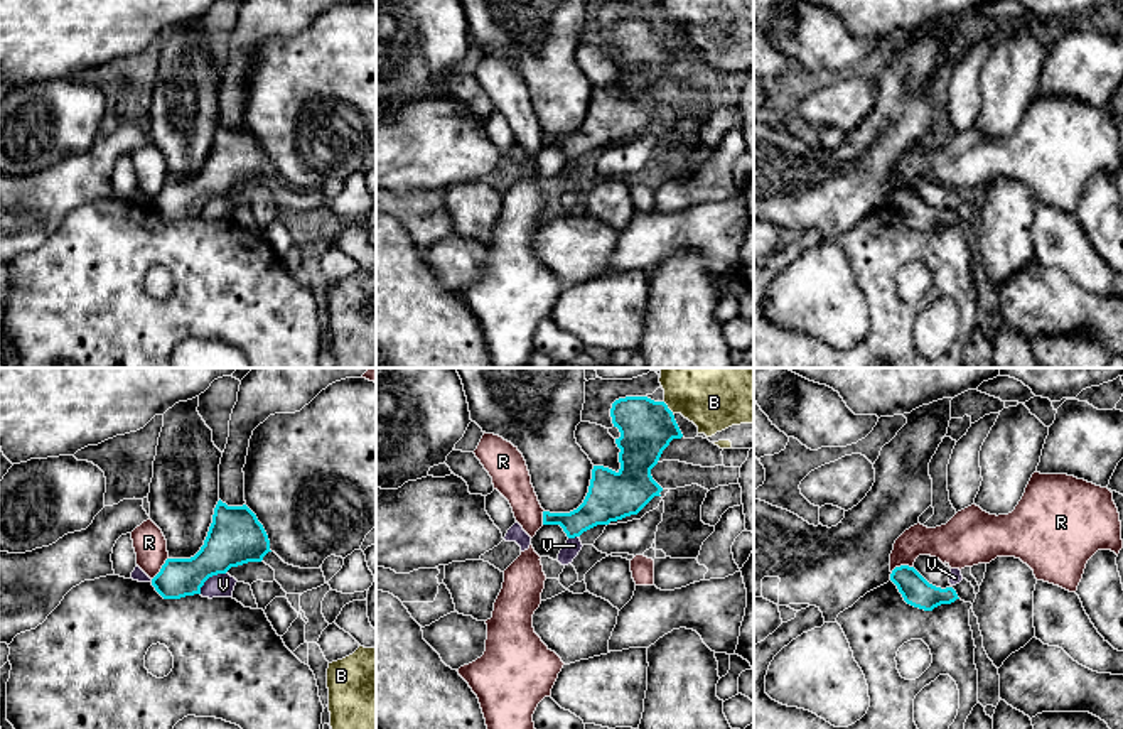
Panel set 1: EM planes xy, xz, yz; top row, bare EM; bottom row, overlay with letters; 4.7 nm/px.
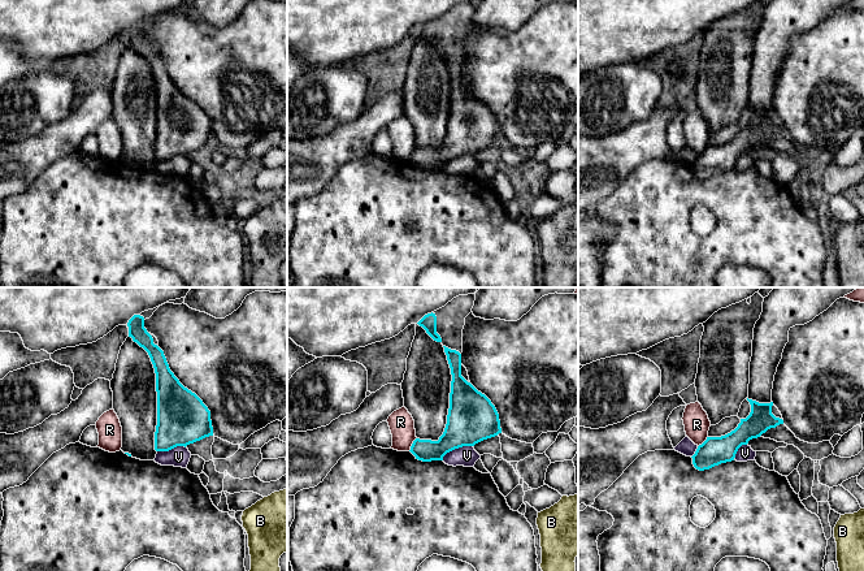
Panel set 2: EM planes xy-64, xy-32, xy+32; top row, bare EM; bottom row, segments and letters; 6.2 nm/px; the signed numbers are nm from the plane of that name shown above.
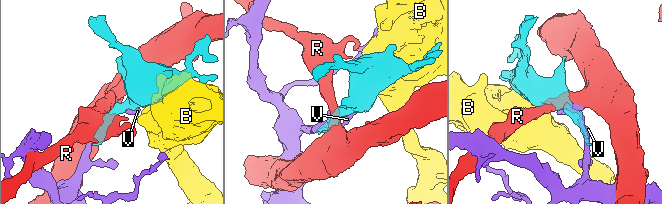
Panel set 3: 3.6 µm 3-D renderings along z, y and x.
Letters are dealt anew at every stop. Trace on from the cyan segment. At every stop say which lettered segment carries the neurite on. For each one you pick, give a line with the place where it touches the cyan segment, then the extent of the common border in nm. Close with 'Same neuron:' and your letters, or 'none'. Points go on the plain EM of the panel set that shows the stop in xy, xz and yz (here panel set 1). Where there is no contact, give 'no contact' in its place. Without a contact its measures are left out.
Same neuron: none

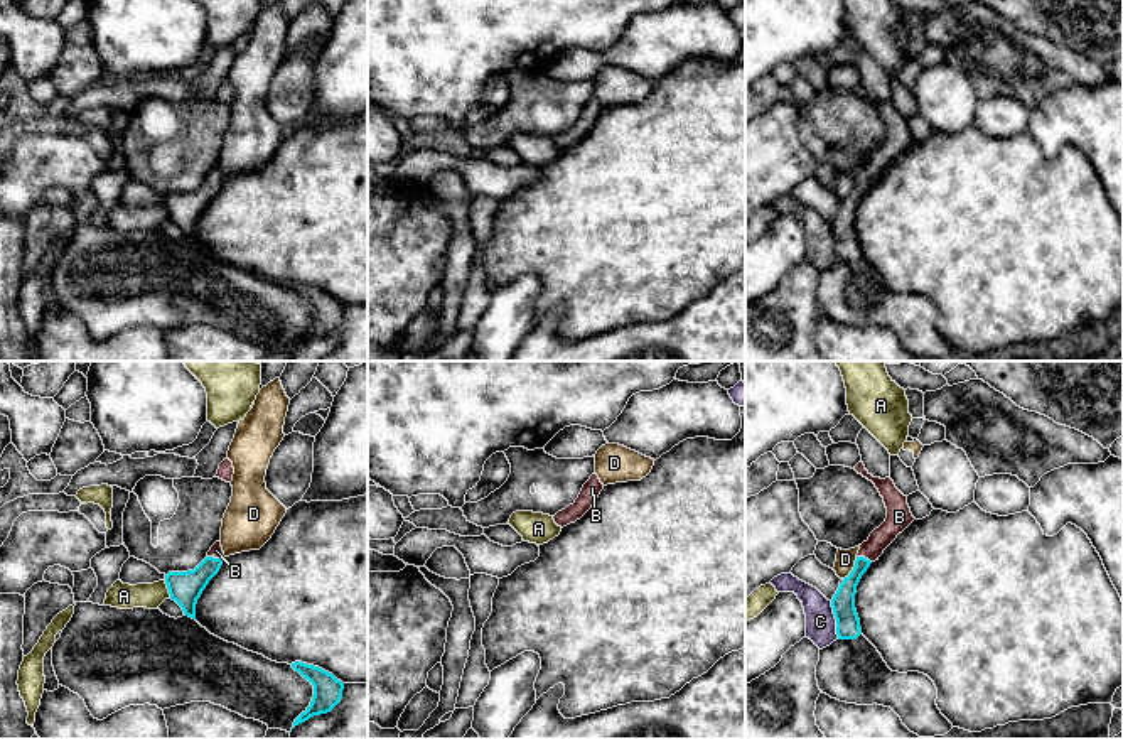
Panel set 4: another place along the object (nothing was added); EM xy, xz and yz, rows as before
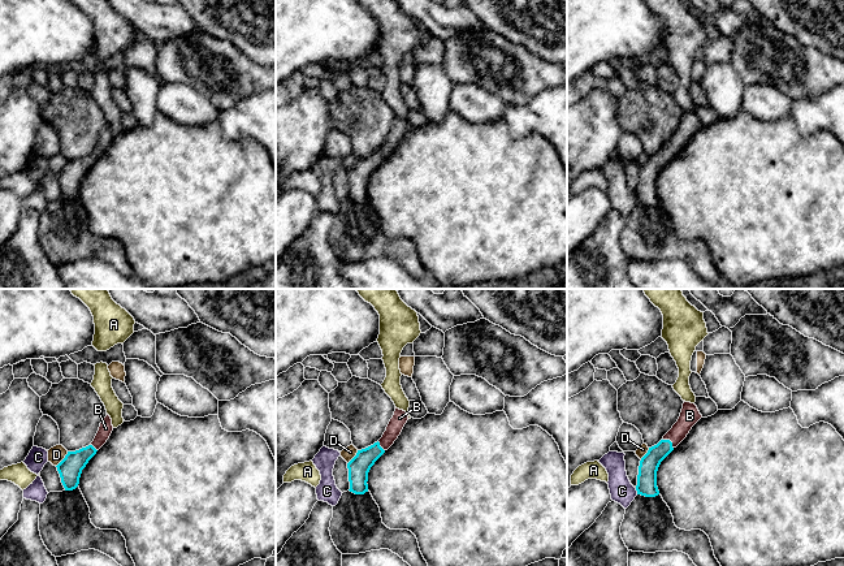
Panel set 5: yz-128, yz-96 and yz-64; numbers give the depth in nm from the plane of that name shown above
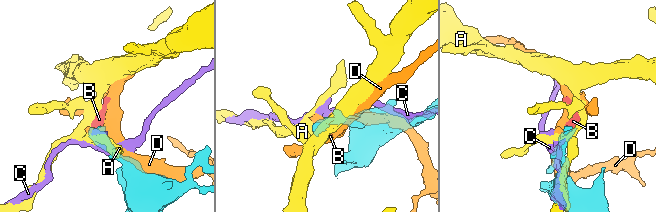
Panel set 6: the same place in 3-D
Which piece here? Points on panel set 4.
B: meets cyan in xy at (216, 181); contact 80 nm long
Same neuron: B

